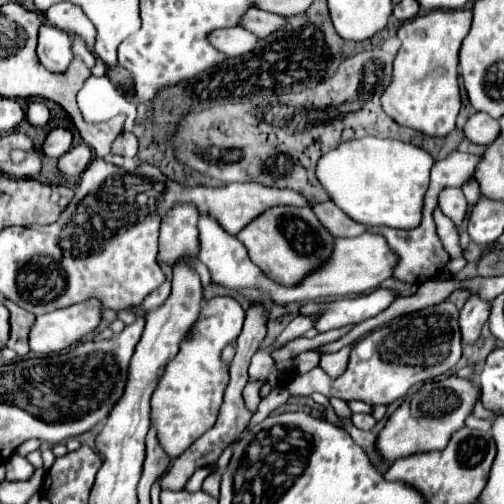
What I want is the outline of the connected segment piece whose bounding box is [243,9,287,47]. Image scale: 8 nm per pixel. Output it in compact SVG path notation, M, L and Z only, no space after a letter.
M253 9L249 11L249 15L245 15L245 23L243 27L257 33L259 37L258 45L261 47L261 39L265 39L265 35L275 33L277 29L287 25L287 17L269 13L269 11L261 11L261 9Z

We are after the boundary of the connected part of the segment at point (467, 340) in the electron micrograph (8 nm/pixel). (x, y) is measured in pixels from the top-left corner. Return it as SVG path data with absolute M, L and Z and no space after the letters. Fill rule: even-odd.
M471 295L465 303L465 307L461 309L459 315L459 325L461 325L461 337L465 345L473 345L479 335L481 335L481 327L489 317L489 301L479 299L477 295Z

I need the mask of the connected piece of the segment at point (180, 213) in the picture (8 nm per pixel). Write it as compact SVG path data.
M177 203L167 211L159 235L159 259L169 265L179 257L197 257L197 207Z

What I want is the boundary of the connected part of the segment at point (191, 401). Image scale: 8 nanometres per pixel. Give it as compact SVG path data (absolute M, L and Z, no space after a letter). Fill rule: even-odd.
M213 297L203 303L197 323L191 327L193 339L183 339L179 353L165 367L165 373L151 399L151 425L157 427L161 445L169 457L179 457L195 439L209 431L221 407L225 383L229 379L221 351L241 333L245 311L233 297Z

